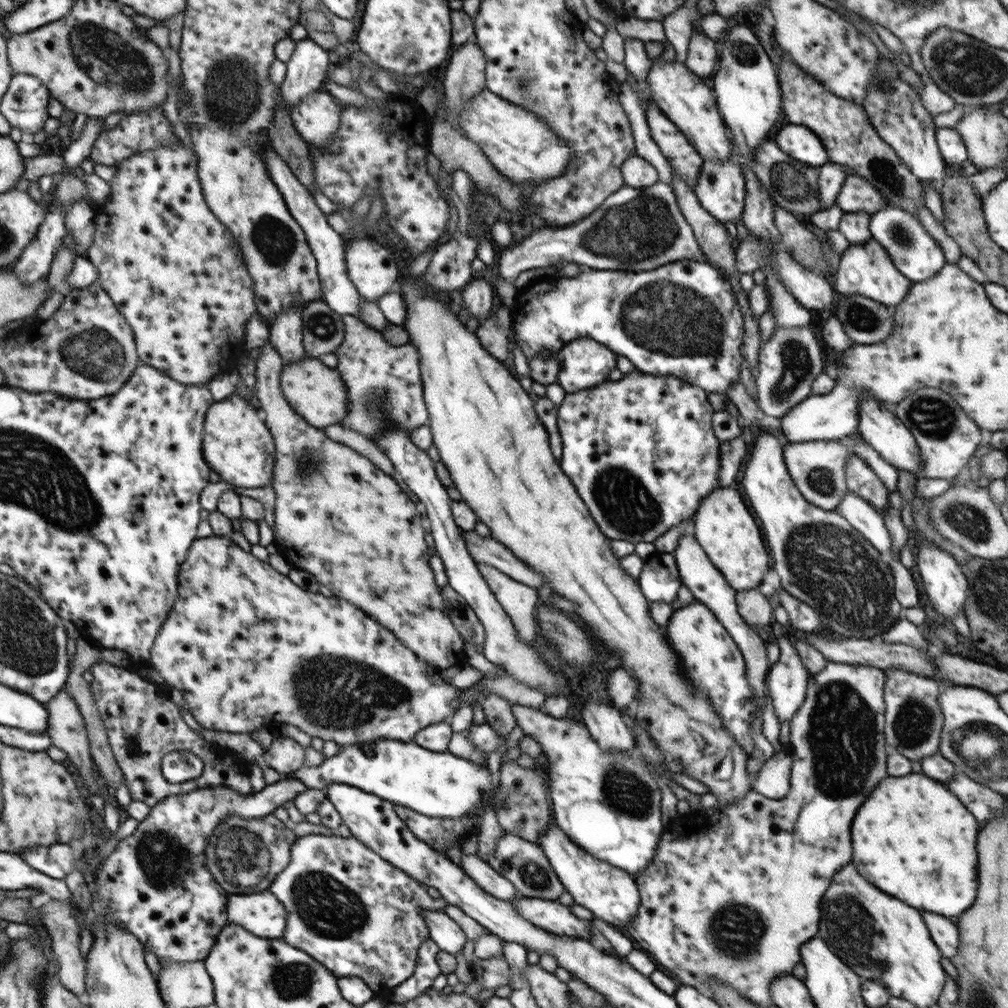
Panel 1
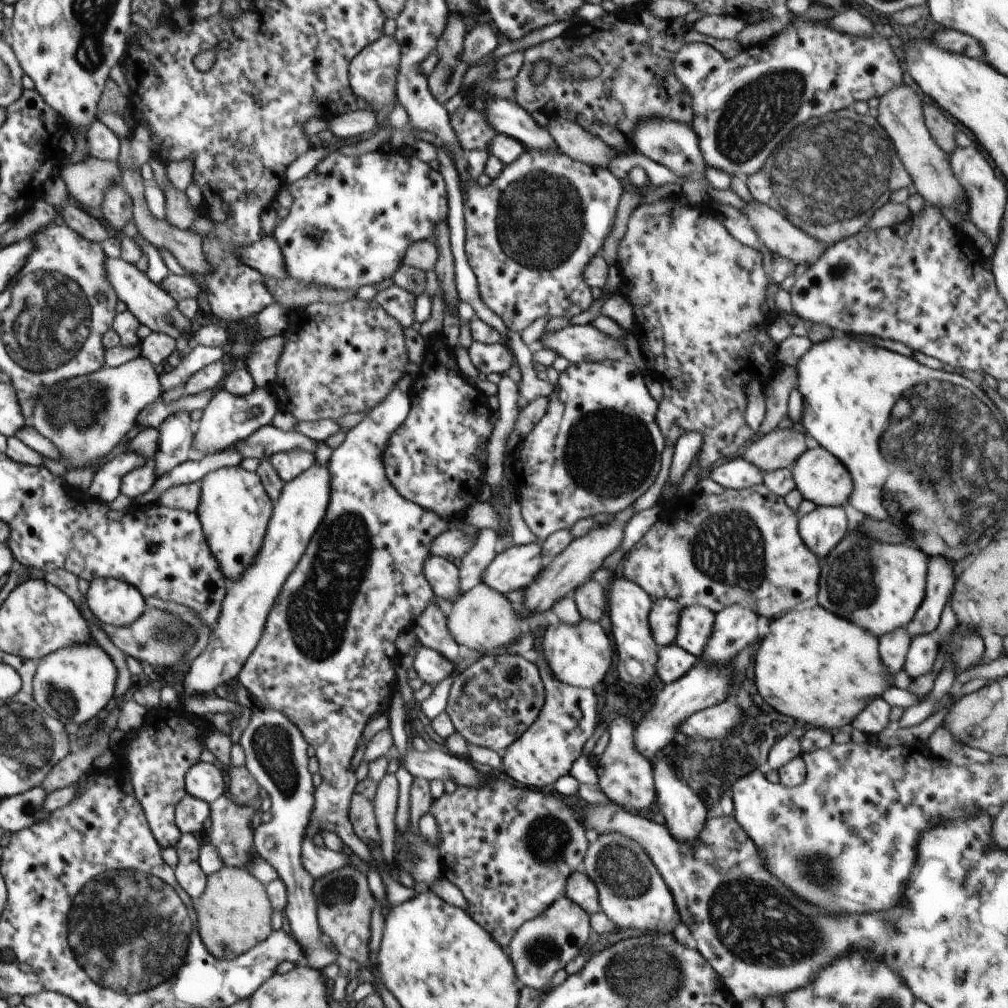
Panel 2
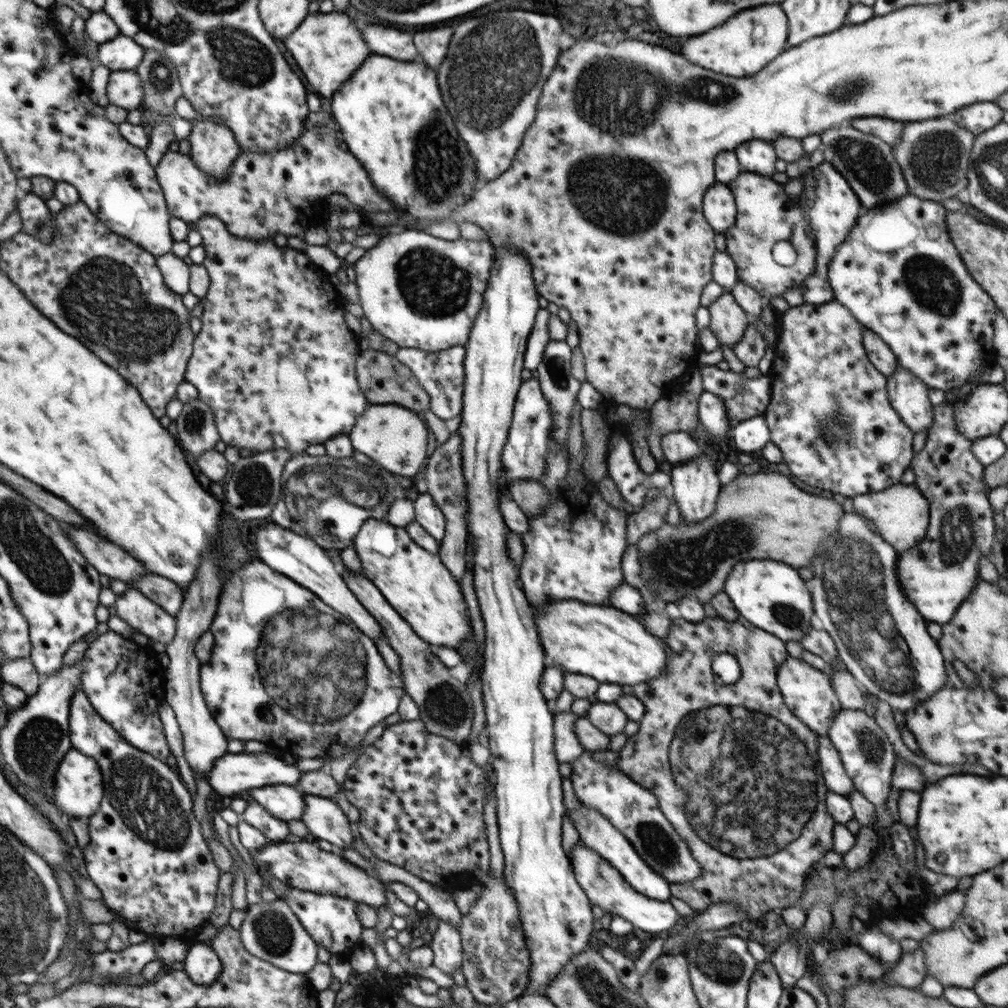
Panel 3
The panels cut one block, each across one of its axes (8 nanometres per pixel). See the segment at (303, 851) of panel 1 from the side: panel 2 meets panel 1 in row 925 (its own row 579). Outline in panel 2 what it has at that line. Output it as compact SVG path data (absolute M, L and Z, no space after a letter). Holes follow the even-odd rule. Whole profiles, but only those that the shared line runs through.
M406 372L390 394L372 410L367 411L362 422L346 433L341 445L332 451L328 463L330 472L330 502L322 524L314 532L302 560L288 576L278 600L270 609L266 624L256 650L238 676L248 692L254 696L254 709L272 708L286 714L296 724L302 736L316 749L321 783L315 787L315 803L311 820L305 830L306 838L315 834L333 832L352 849L360 860L372 866L371 848L368 848L350 824L349 810L357 778L351 761L356 752L366 722L386 714L398 690L396 668L396 638L410 628L426 610L430 600L436 597L424 572L422 564L428 560L430 544L441 532L458 524L442 520L438 514L424 510L416 502L406 500L390 486L382 454L390 436L396 432L410 412L410 385L413 377Z

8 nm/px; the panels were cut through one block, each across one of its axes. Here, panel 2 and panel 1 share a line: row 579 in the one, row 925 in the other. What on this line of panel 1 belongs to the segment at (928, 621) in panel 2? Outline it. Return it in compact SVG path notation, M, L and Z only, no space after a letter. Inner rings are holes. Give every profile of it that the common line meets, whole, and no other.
M924 911L922 917L928 927L930 937L940 950L941 955L949 959L956 956L959 952L961 938L958 927L940 914Z

